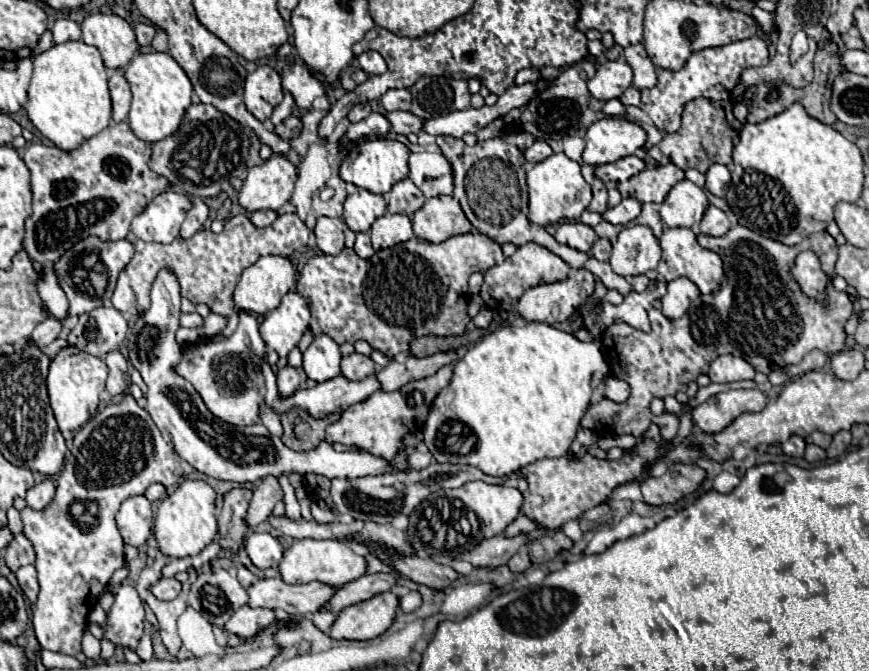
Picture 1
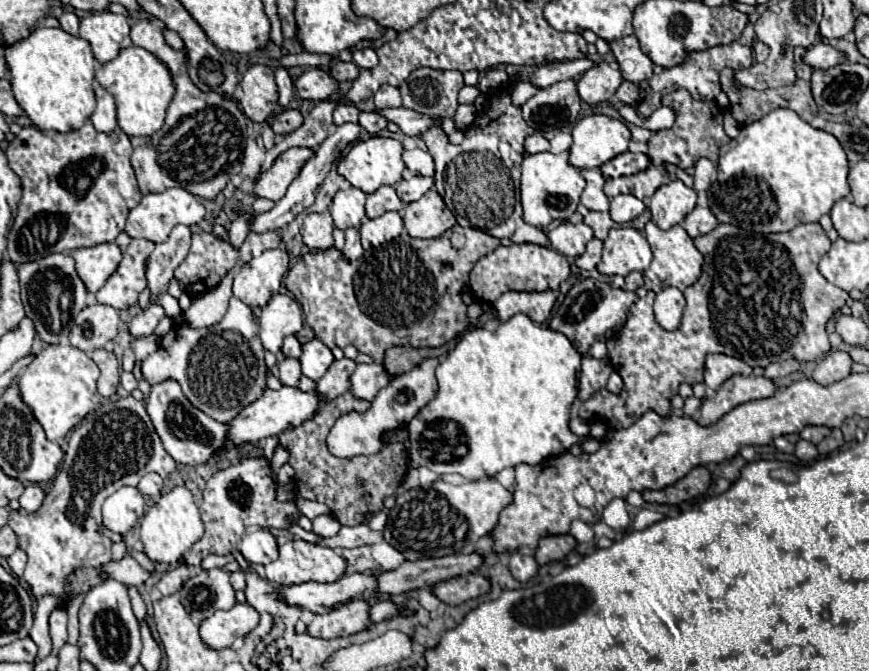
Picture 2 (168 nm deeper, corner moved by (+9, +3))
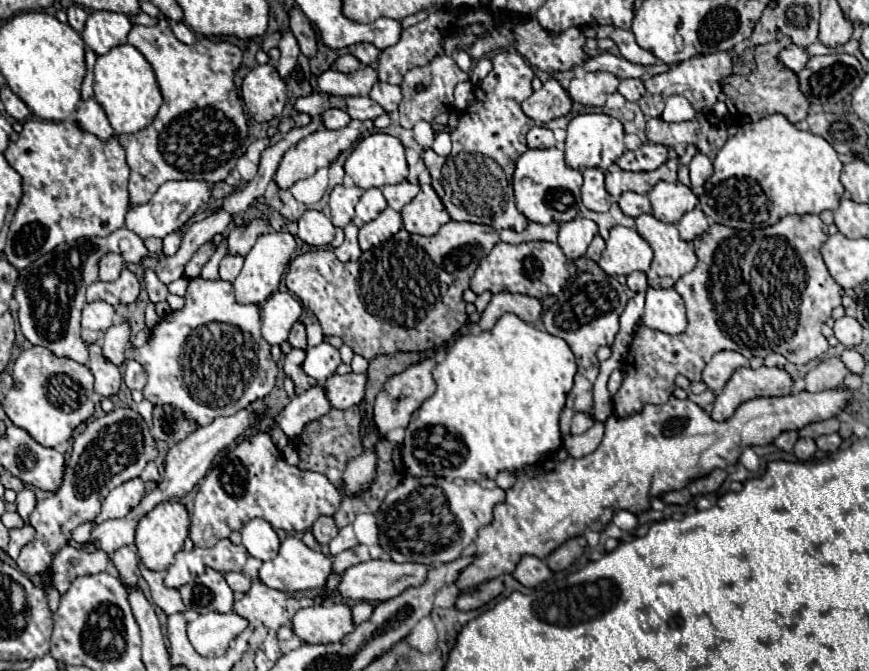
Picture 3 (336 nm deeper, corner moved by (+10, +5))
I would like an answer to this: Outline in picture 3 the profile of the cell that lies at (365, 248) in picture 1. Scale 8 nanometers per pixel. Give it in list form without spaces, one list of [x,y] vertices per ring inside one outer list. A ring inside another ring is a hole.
[[[349,223],[343,231],[345,231],[345,241],[341,247],[335,249],[335,255],[339,261],[357,261],[361,255],[361,249],[357,243],[357,231],[359,229],[353,223]]]

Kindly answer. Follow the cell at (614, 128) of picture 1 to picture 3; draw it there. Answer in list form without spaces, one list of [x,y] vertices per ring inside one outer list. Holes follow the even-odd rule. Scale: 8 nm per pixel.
[[[587,113],[577,115],[567,125],[567,139],[565,139],[565,163],[573,169],[587,169],[587,167],[599,167],[607,169],[613,165],[625,151],[623,143],[623,125],[605,113]]]

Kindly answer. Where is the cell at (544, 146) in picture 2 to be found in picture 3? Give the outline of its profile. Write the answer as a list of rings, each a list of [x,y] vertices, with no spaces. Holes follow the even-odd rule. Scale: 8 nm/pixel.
[[[537,125],[533,127],[529,133],[527,133],[527,147],[529,149],[545,149],[545,147],[555,147],[555,137],[553,137],[553,131],[543,127],[543,125]]]

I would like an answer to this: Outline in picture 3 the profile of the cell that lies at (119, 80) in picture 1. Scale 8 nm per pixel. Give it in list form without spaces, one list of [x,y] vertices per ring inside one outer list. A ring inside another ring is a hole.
[[[93,97],[87,99],[87,101],[81,101],[77,105],[77,109],[75,109],[75,121],[77,121],[77,125],[83,131],[99,137],[101,141],[107,141],[107,139],[113,137],[113,129],[109,125],[103,109],[99,107],[99,103]]]

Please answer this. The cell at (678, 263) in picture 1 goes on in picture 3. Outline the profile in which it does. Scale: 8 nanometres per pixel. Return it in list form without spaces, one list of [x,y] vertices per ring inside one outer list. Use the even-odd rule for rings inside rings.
[[[639,215],[635,217],[635,227],[655,253],[651,269],[659,277],[679,279],[695,267],[697,257],[693,253],[693,247],[679,239],[675,225],[663,223],[653,215]]]

